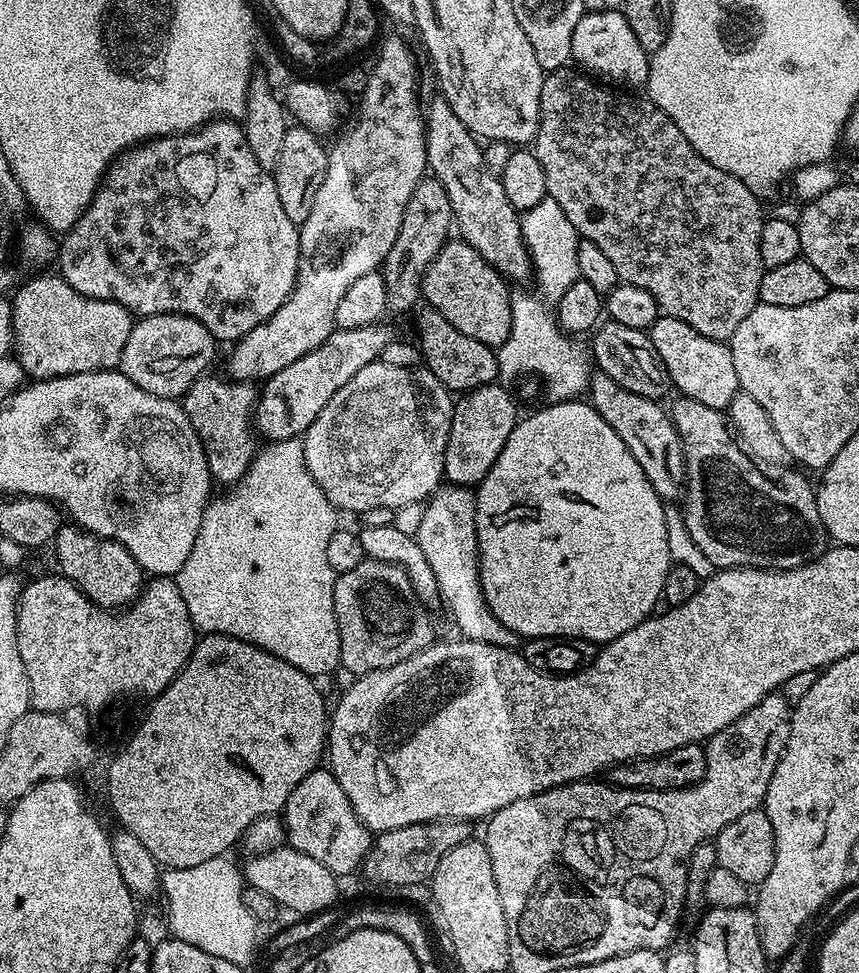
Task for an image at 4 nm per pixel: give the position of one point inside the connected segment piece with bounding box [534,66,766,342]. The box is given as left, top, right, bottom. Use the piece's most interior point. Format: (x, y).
(629, 182)

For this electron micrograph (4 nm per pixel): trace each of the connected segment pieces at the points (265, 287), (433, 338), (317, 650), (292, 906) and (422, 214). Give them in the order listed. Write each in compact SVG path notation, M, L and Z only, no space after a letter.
M217 118L203 124L194 132L184 132L181 136L159 136L157 140L145 140L143 144L120 153L105 172L94 198L88 204L88 209L76 219L76 224L69 232L63 233L58 244L58 260L59 256L59 275L63 276L66 282L70 282L70 286L74 286L78 294L95 300L116 302L137 317L154 314L189 316L202 322L202 326L210 330L210 334L217 342L235 342L250 334L254 326L266 322L266 318L270 318L270 314L274 314L274 310L278 310L278 306L282 306L282 302L286 302L286 298L291 294L298 274L300 230L284 213L272 172L258 166L258 158L254 158L250 151L243 127L235 119Z
M421 307L415 316L416 342L420 345L421 359L444 388L454 394L464 394L499 379L496 351L491 345L462 334L433 308Z
M303 439L273 440L265 443L257 451L243 478L237 484L231 485L225 492L228 492L225 496L218 497L217 495L209 499L206 510L202 514L202 526L198 526L198 538L194 538L194 546L186 557L186 562L182 562L182 570L174 577L178 590L182 594L182 602L186 602L186 614L190 618L193 629L200 634L217 632L223 636L233 636L250 642L282 658L282 662L290 662L290 666L302 670L313 678L321 678L320 676L326 675L327 672L332 672L335 668L339 669L341 667L340 635L338 634L338 618L334 614L334 582L338 573L332 569L329 560L326 559L326 546L330 542L330 534L334 534L338 527L338 521L336 521L338 512L332 507L326 494L322 494L318 482L314 482L306 466Z
M281 846L257 856L249 855L247 859L244 866L242 864L242 876L247 887L262 890L262 894L270 894L270 898L274 898L281 909L289 908L292 912L301 912L299 915L307 918L331 909L336 904L338 877L326 870L322 862L310 858L310 854Z
M434 178L421 180L414 194L410 194L410 202L406 202L406 214L402 214L398 238L394 238L394 246L390 246L390 254L386 254L382 265L389 313L411 313L417 307L416 299L419 301L422 296L420 284L424 280L424 271L448 243L453 228L452 207L450 198L446 198L446 190Z

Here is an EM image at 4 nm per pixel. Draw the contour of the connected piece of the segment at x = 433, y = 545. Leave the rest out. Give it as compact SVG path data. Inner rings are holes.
M445 483L428 497L424 504L422 522L415 534L418 546L422 546L422 554L426 554L426 562L430 562L430 570L434 570L434 578L438 582L438 598L448 607L452 620L461 637L474 642L486 642L490 646L519 649L522 638L514 634L498 618L494 618L494 610L486 606L486 598L480 585L480 551L478 550L478 534L476 533L476 494L471 487Z

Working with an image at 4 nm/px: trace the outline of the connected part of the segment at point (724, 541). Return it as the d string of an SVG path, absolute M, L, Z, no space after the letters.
M687 398L677 401L676 405L671 405L670 415L684 447L686 483L682 493L682 511L686 529L706 558L717 569L801 568L803 564L817 560L829 547L830 537L818 514L813 481L808 481L803 476L805 473L800 471L792 476L792 488L788 484L772 484L771 478L764 476L765 469L744 453L736 431L721 409L702 406L702 402Z

